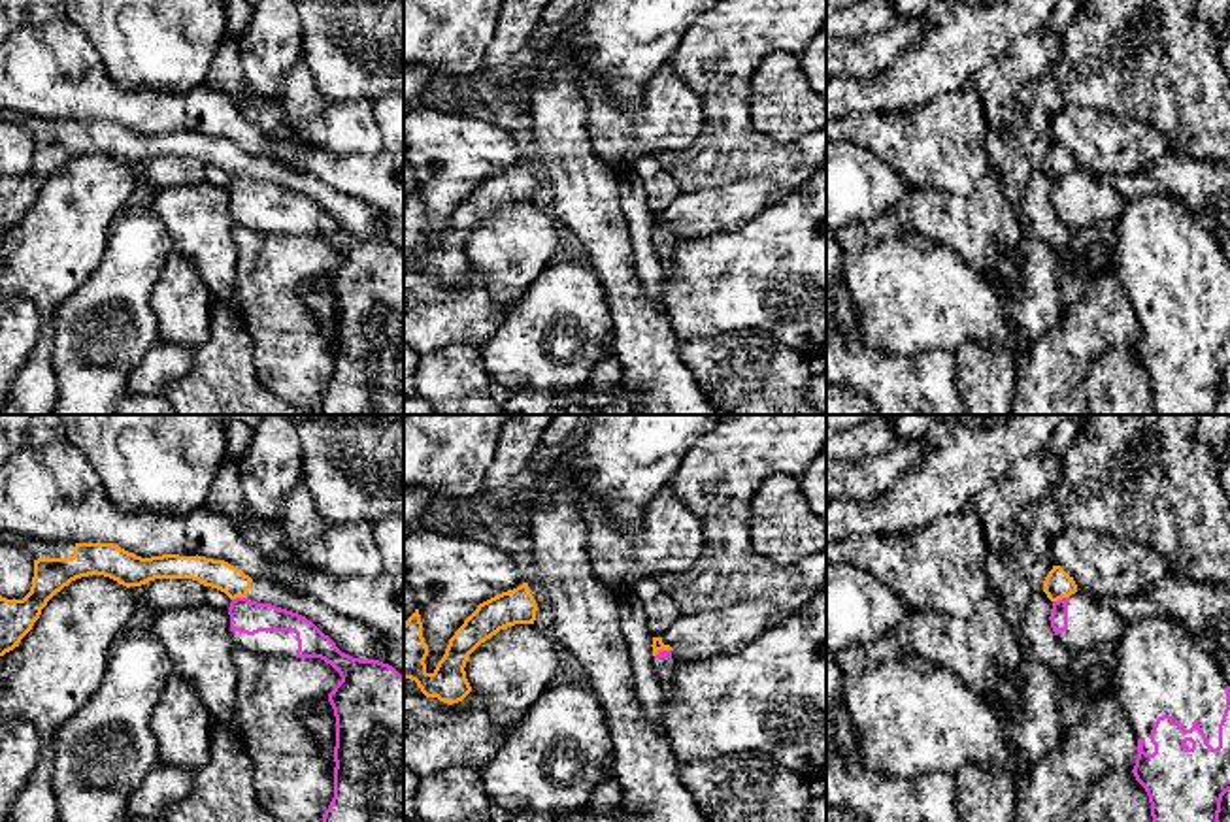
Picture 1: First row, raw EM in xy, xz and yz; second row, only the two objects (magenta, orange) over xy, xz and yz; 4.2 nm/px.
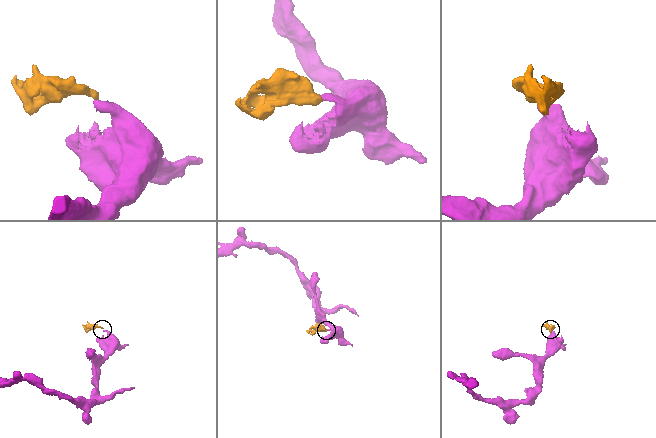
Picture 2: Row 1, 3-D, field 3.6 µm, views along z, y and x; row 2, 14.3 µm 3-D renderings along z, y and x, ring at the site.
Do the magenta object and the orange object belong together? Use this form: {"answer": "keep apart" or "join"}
{"answer": "keep apart"}

